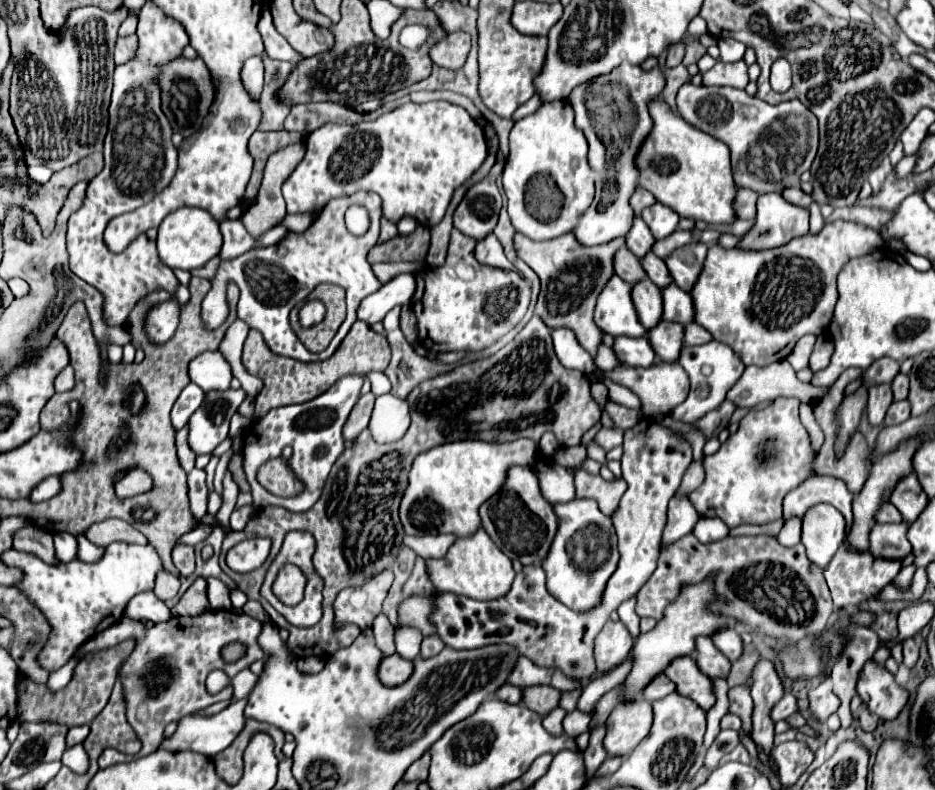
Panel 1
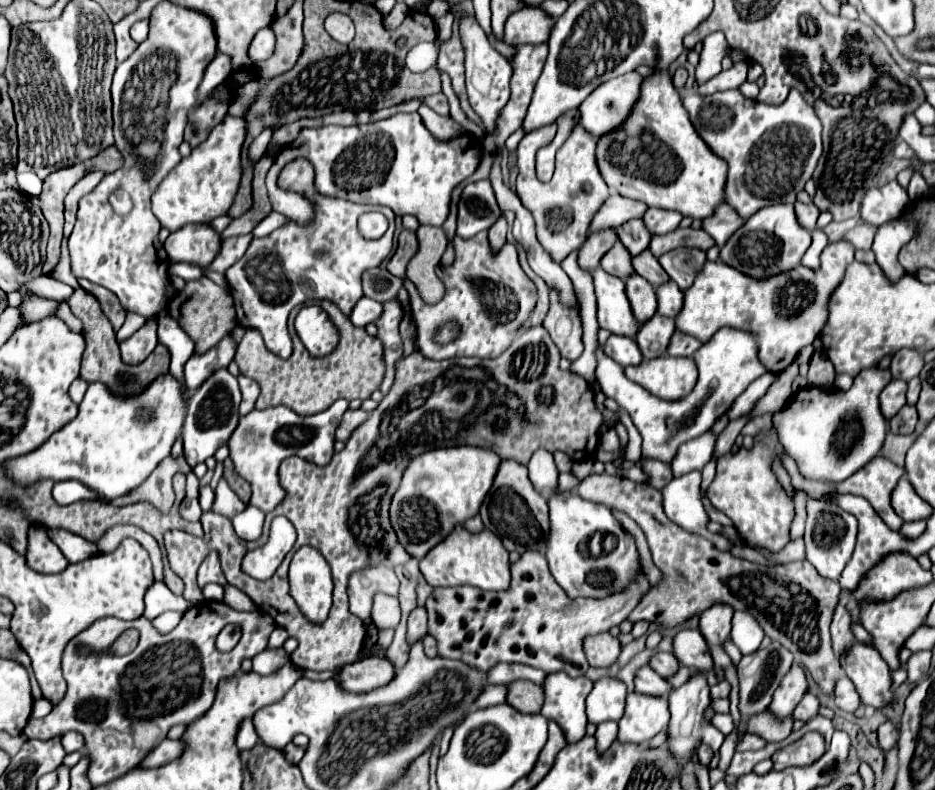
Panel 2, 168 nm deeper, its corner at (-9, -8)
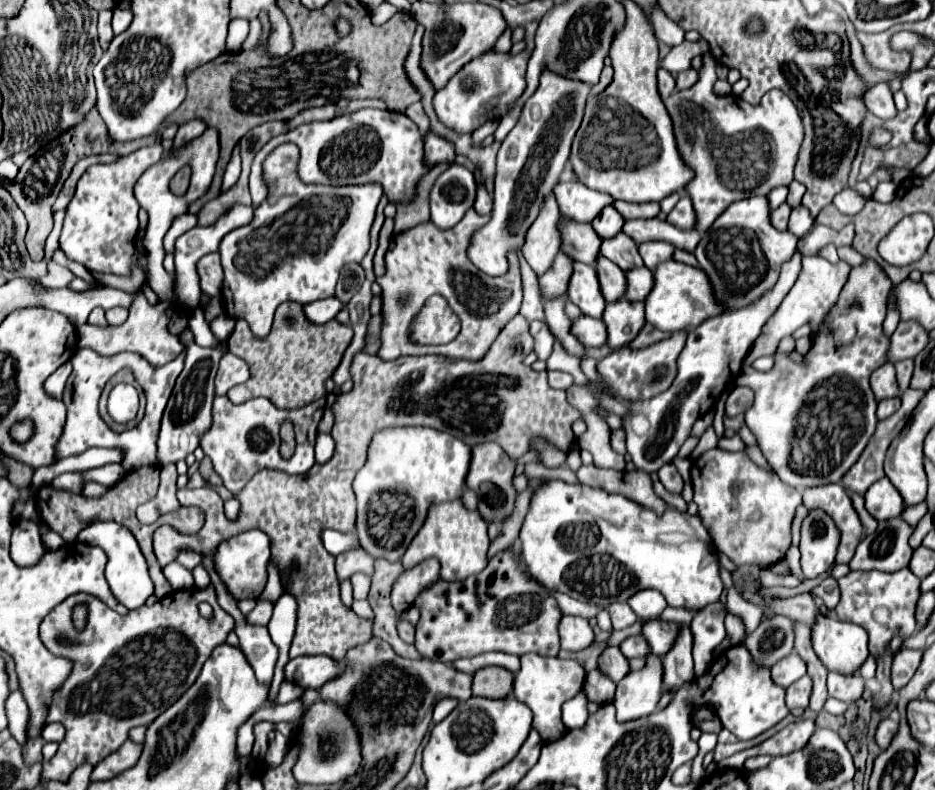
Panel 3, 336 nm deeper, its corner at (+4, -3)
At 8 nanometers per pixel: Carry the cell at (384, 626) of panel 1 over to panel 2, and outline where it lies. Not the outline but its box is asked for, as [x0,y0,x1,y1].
[372,594,400,630]

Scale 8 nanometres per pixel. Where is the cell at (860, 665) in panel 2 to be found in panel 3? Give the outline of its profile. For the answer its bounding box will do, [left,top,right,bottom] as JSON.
[811,615,867,673]

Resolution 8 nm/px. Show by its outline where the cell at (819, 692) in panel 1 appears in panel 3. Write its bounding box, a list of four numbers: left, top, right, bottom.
[827,671,865,703]

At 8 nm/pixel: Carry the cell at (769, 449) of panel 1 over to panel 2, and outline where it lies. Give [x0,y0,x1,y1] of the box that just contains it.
[706,428,794,552]

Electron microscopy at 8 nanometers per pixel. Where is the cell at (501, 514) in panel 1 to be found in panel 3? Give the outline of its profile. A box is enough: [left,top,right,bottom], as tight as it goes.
[465,441,517,521]

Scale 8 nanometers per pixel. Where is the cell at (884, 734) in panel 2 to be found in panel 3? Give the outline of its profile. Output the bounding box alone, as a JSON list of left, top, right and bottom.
[877,719,899,749]

